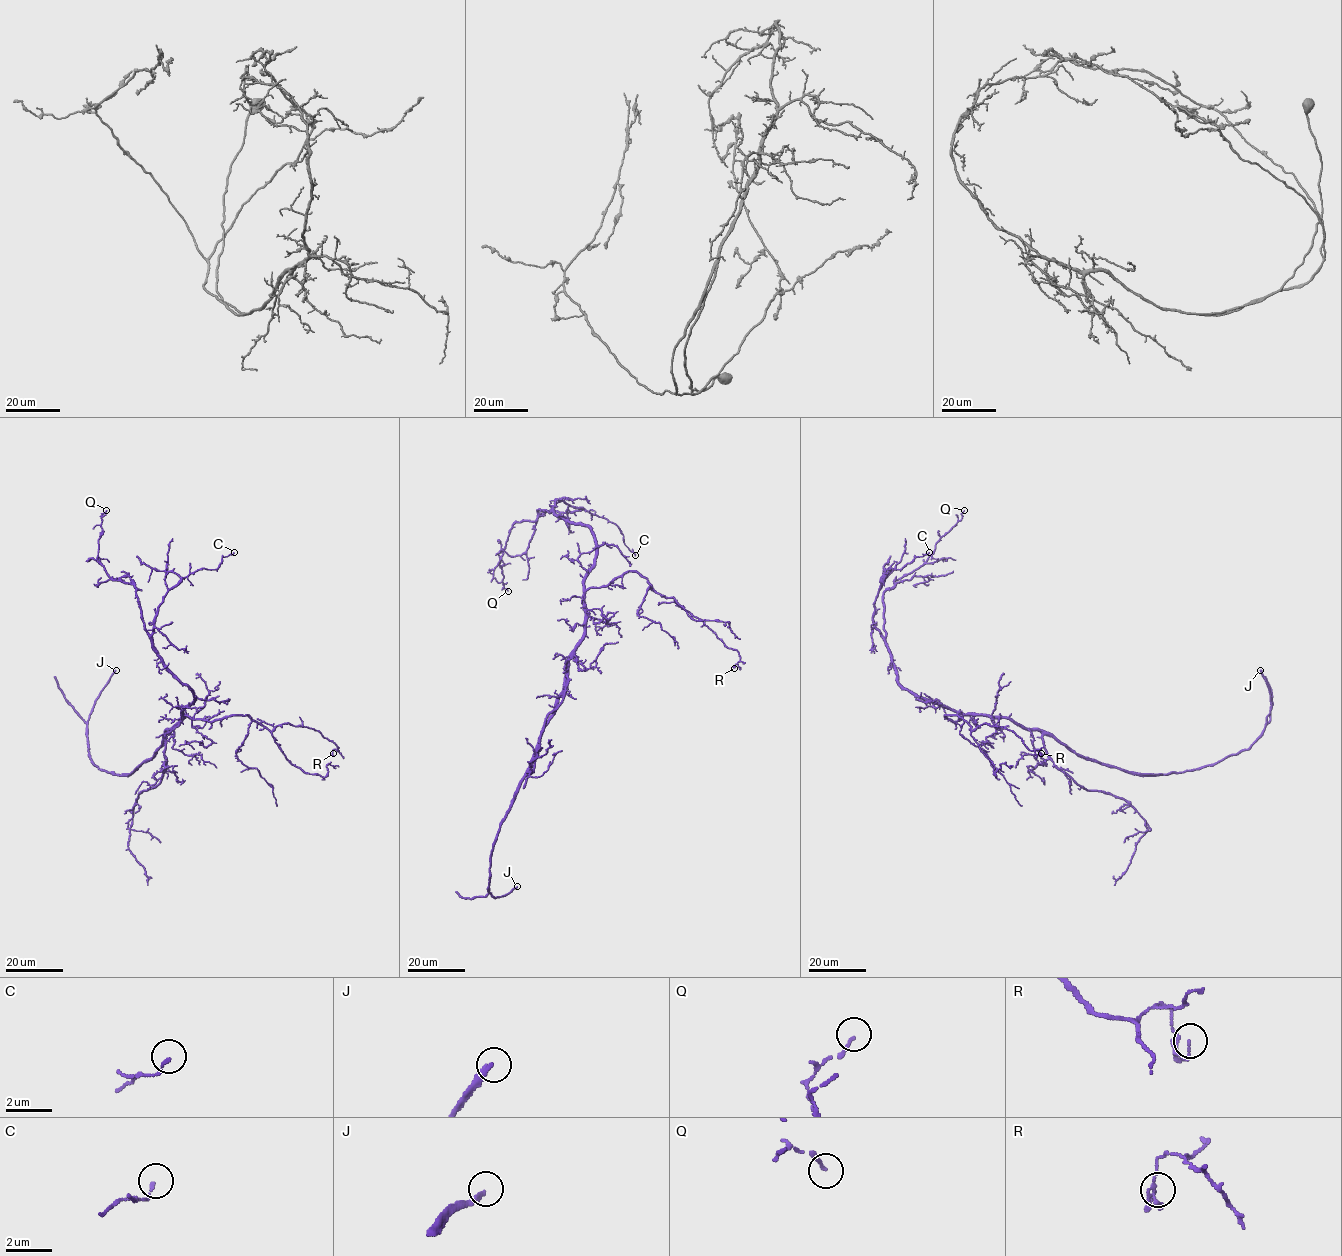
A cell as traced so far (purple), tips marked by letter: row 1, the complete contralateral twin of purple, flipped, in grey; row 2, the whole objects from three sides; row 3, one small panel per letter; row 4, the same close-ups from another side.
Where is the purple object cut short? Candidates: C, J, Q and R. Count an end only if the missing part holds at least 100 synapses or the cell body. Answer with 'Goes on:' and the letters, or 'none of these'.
Goes on: J

